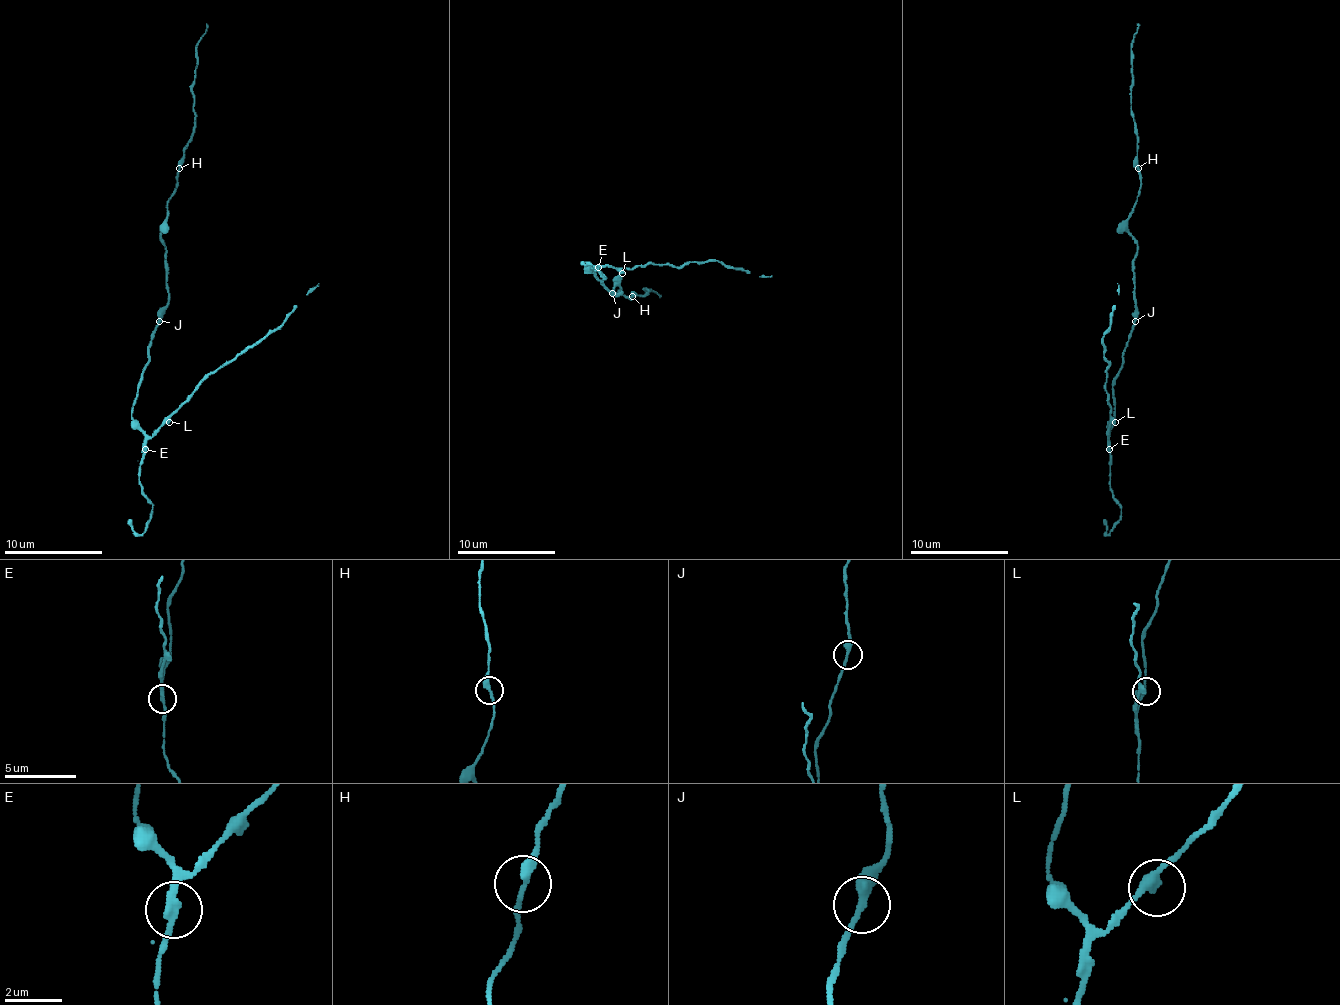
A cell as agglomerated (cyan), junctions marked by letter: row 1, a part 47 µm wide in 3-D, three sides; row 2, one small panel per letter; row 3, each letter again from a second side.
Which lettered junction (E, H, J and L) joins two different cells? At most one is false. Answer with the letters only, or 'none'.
E

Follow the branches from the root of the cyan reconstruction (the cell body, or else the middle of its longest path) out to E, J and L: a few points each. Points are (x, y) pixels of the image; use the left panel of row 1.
E: (152, 340), (149, 363), (139, 380), (137, 400), (132, 407), (132, 424), (144, 436), (144, 449)
J: (152, 340), (159, 321)
L: (152, 340), (149, 363), (139, 380), (137, 400), (132, 407), (132, 419), (149, 436), (169, 422)

